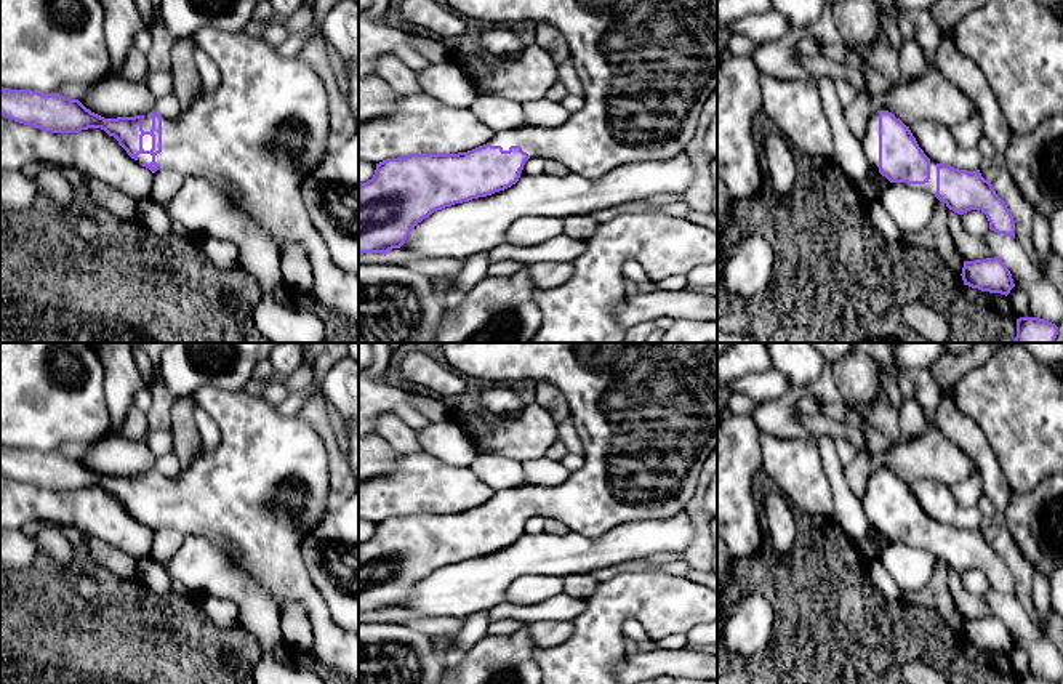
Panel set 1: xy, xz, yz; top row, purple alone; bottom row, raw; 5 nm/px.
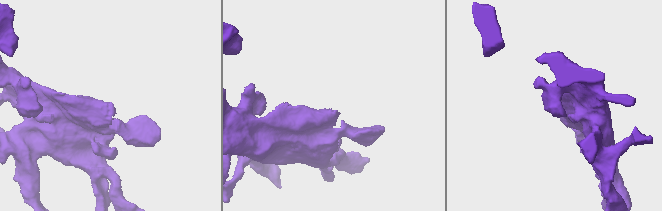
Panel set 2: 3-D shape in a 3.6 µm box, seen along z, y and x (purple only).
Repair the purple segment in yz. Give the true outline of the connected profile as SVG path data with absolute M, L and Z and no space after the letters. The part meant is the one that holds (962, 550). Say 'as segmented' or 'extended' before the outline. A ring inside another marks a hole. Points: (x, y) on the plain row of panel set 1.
extended; M892 471L869 474L861 501L871 527L890 541L925 549L957 573L981 569L991 589L1015 597L1013 575L991 540L980 529L967 530L930 519L909 485Z

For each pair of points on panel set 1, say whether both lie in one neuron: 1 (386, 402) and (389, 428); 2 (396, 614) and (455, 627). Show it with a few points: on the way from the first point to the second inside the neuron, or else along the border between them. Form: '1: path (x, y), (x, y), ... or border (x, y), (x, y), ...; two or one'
1: border (377, 417), (397, 415), (415, 431); two
2: path (410, 622), (441, 623); one

